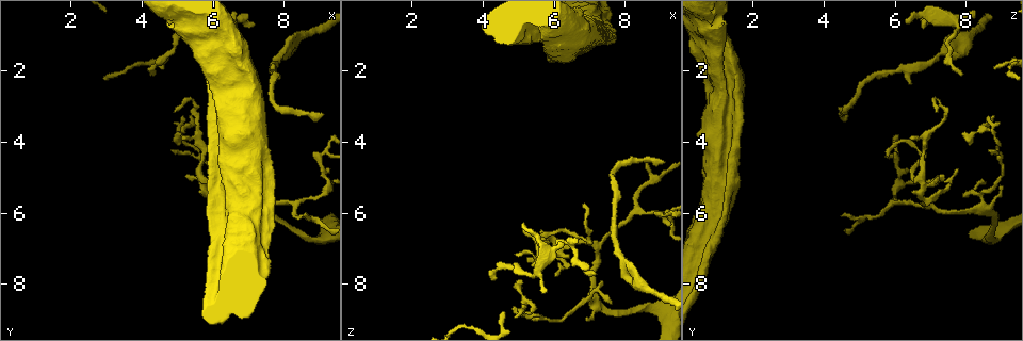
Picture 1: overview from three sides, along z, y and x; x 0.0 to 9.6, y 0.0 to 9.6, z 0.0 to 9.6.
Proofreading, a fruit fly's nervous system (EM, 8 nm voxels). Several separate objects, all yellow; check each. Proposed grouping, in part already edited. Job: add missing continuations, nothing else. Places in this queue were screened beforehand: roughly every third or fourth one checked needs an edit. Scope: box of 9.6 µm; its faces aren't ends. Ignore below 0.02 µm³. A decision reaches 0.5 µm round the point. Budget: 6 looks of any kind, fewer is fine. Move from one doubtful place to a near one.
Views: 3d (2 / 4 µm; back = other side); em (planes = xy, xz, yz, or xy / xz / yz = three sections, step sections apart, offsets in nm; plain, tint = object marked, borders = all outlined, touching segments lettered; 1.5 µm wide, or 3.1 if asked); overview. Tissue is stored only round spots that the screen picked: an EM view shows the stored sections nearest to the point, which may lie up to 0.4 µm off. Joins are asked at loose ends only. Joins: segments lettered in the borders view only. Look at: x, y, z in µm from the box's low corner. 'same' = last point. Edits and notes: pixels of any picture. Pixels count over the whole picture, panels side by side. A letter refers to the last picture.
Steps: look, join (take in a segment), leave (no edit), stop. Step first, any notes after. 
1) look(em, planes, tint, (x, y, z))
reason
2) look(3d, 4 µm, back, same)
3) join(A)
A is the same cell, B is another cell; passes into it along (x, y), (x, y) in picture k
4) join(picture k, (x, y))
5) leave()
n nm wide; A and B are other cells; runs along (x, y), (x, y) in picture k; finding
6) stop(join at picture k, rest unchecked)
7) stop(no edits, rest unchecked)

look(em, xz, step 4, tint, (4.70, 0.70, 1.20))
an open end

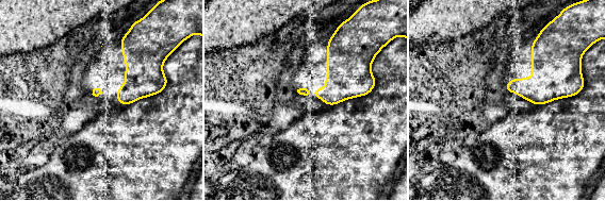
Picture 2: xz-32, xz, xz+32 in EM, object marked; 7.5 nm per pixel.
look(em, planes, borders, same)

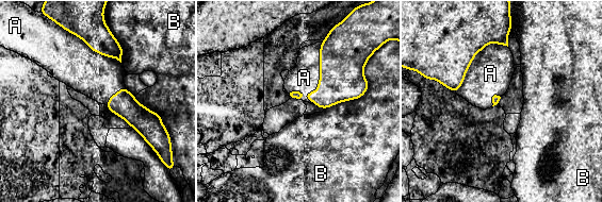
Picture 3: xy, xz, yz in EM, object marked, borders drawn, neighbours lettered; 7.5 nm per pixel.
join(A)
A is the same cell, B is another cell; the neuron continues

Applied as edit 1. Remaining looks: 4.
look(overview)

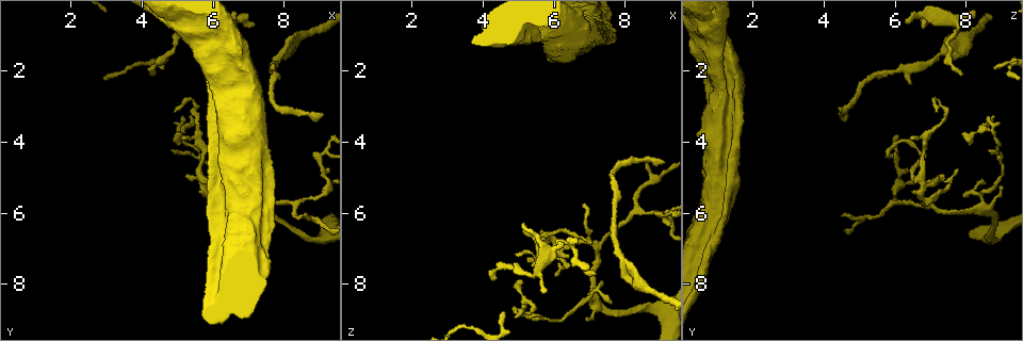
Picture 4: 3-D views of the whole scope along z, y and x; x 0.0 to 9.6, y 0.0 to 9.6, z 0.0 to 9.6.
look(em, xz, step 4, borders, (7.15, 0.70, 7.70))
thin end

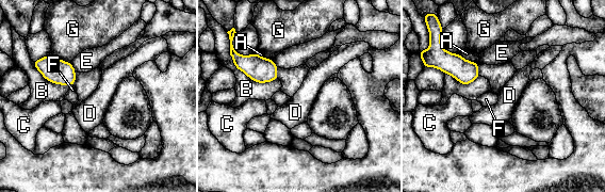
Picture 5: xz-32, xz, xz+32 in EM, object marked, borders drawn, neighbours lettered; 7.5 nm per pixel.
look(em, planes, borders, same)

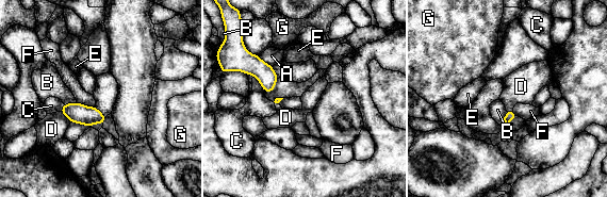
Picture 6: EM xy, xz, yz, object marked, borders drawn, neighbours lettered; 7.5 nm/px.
join(D)
D is the same cell, A, B, C, E, F and G are other cells; passes into it along (78, 113), (65, 115), (52, 128) in picture 6; the neuron continues

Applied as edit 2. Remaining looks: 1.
stop(join at picture 3, join at picture 6, rest unchecked)

